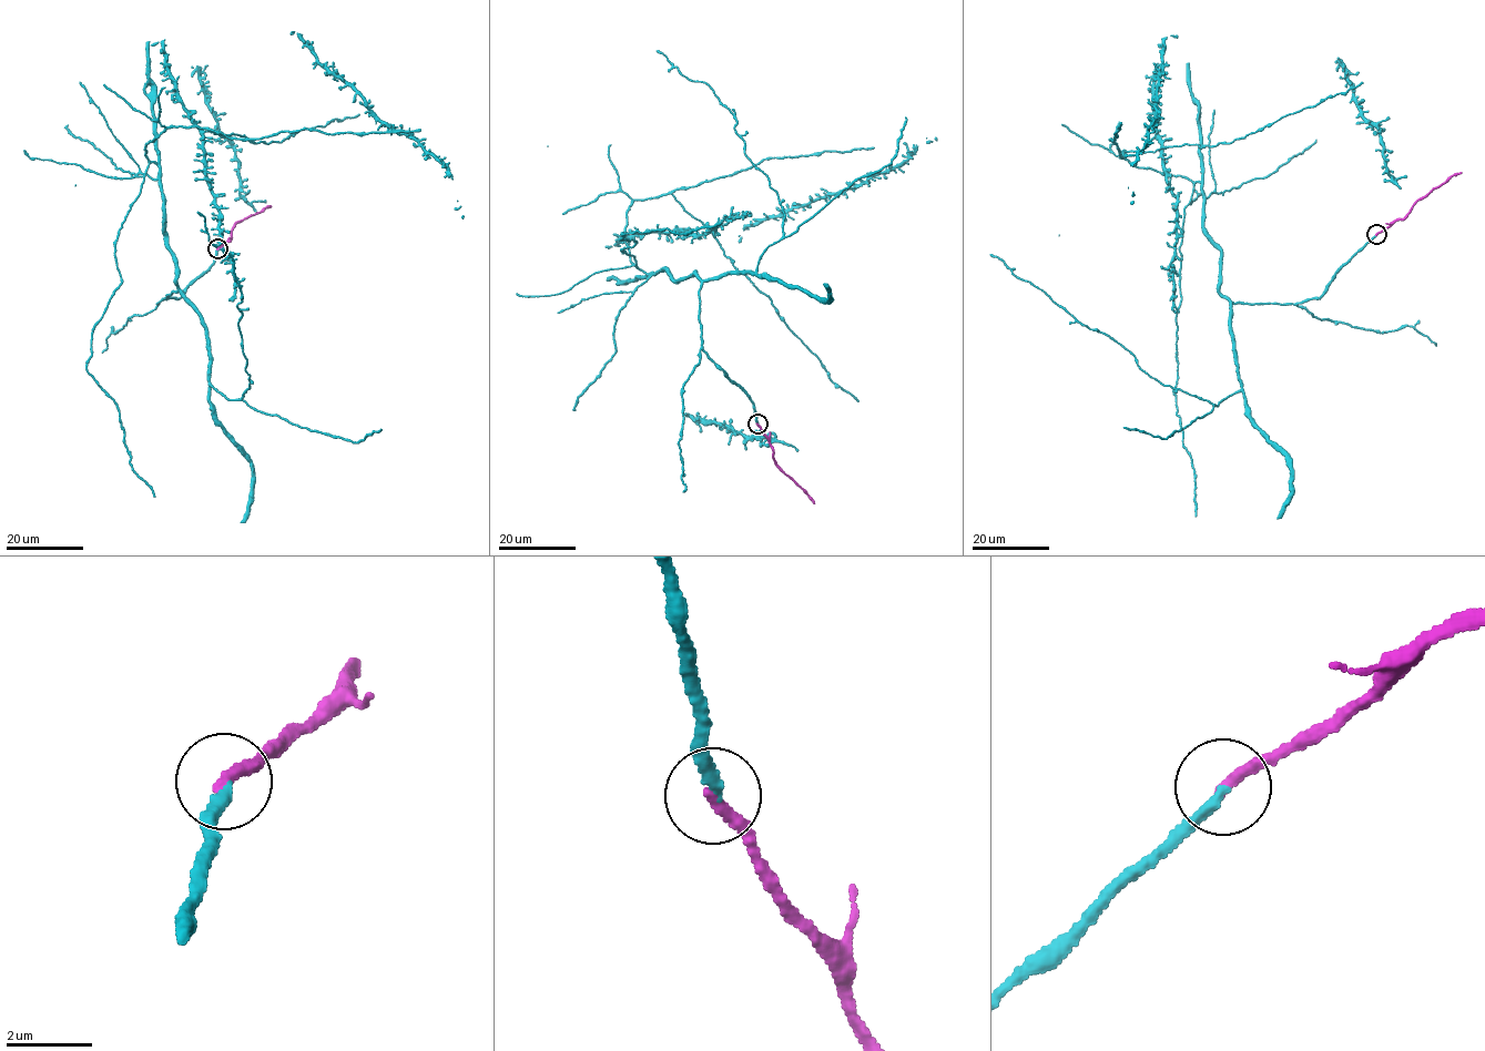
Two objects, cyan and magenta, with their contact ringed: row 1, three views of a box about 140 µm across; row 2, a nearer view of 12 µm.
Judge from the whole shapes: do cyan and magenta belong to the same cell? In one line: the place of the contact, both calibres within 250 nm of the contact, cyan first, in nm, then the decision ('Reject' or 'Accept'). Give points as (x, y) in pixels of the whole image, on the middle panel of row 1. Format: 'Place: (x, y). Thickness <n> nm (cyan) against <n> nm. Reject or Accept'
Place: (758, 424). Thickness 240 nm (cyan) against 300 nm. Accept

